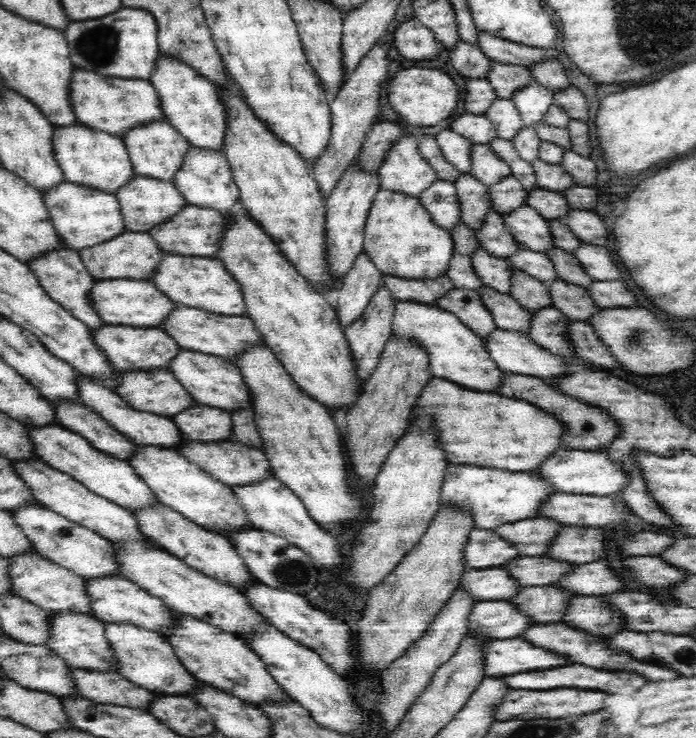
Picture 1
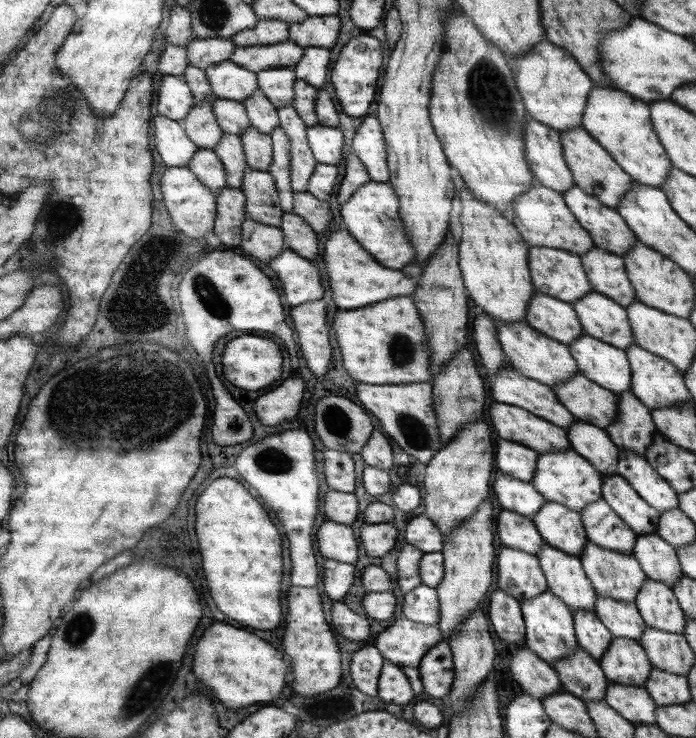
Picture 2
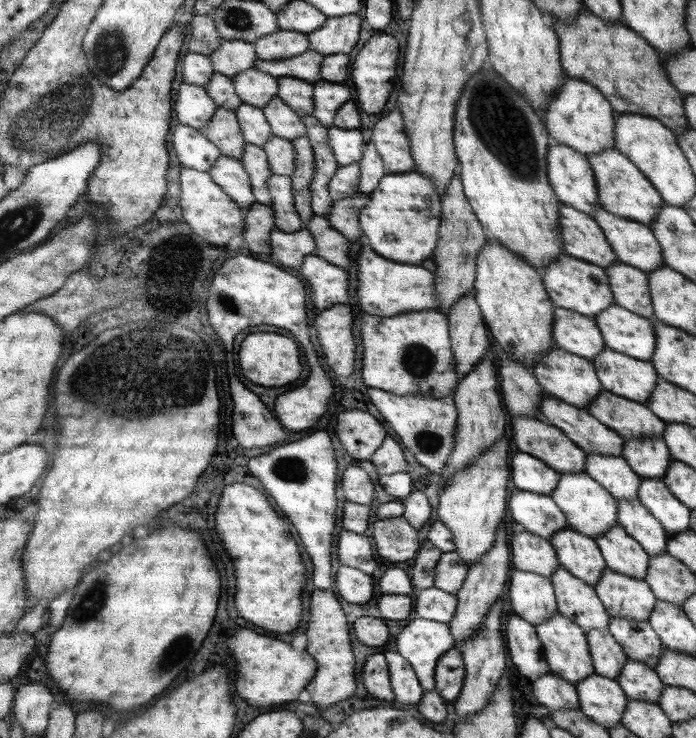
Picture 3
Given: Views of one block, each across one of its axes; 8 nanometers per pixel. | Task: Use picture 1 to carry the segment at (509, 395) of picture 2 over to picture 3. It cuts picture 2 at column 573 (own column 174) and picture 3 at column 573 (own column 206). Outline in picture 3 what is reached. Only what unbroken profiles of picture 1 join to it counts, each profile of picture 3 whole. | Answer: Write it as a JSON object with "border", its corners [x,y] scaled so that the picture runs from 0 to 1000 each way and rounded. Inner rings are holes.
{"border":[[[784,537],[777,545],[777,558],[774,558],[773,566],[793,577],[803,579],[816,593],[823,595],[843,615],[853,614],[876,619],[895,619],[899,596],[884,583],[878,583],[878,579],[862,572],[855,562],[848,561],[842,554],[822,550],[802,539]]]}

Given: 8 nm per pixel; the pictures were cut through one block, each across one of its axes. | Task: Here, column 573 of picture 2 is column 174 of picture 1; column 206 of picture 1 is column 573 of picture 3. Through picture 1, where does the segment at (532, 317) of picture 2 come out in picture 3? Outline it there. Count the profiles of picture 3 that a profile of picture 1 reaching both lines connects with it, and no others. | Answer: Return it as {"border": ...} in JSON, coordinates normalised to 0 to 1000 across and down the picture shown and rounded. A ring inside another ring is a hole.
{"border":[[[797,416],[796,466],[799,470],[832,481],[851,491],[872,472],[853,431],[822,420]]]}

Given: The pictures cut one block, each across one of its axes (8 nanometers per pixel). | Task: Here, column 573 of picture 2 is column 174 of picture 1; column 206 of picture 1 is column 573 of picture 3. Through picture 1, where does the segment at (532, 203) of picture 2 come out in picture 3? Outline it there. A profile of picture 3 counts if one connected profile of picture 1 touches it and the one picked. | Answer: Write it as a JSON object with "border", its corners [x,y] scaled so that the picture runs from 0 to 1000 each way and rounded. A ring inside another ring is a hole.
{"border":[[[806,275],[805,304],[810,328],[816,328],[813,336],[809,328],[809,341],[816,347],[855,356],[869,366],[889,355],[866,308],[849,291]]]}

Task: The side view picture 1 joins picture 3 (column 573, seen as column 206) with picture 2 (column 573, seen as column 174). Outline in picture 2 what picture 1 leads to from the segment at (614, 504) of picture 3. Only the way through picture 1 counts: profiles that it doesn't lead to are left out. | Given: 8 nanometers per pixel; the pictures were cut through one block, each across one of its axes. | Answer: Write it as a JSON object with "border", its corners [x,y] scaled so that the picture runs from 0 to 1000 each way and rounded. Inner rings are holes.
{"border":[[[823,608],[805,614],[784,614],[770,626],[772,641],[763,653],[786,680],[802,680],[828,694],[866,675],[866,644]]]}

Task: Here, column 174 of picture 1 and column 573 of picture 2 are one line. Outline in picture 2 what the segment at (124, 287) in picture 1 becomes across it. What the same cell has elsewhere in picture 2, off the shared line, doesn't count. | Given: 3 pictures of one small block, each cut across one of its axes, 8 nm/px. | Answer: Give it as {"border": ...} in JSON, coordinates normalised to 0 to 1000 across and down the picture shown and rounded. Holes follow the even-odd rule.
{"border":[[[849,394],[835,407],[822,411],[822,415],[843,455],[876,465],[899,477],[912,466],[899,417],[872,400]]]}

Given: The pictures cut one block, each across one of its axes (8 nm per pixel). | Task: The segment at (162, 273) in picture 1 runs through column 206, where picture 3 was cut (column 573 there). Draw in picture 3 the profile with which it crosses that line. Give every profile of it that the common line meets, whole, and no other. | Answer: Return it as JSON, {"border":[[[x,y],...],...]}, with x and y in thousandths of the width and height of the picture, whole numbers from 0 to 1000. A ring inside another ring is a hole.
{"border":[[[809,343],[793,358],[783,360],[779,369],[793,409],[807,419],[855,431],[884,412],[884,400],[872,367],[866,362],[856,360],[855,356],[839,355],[838,351],[822,350]]]}

